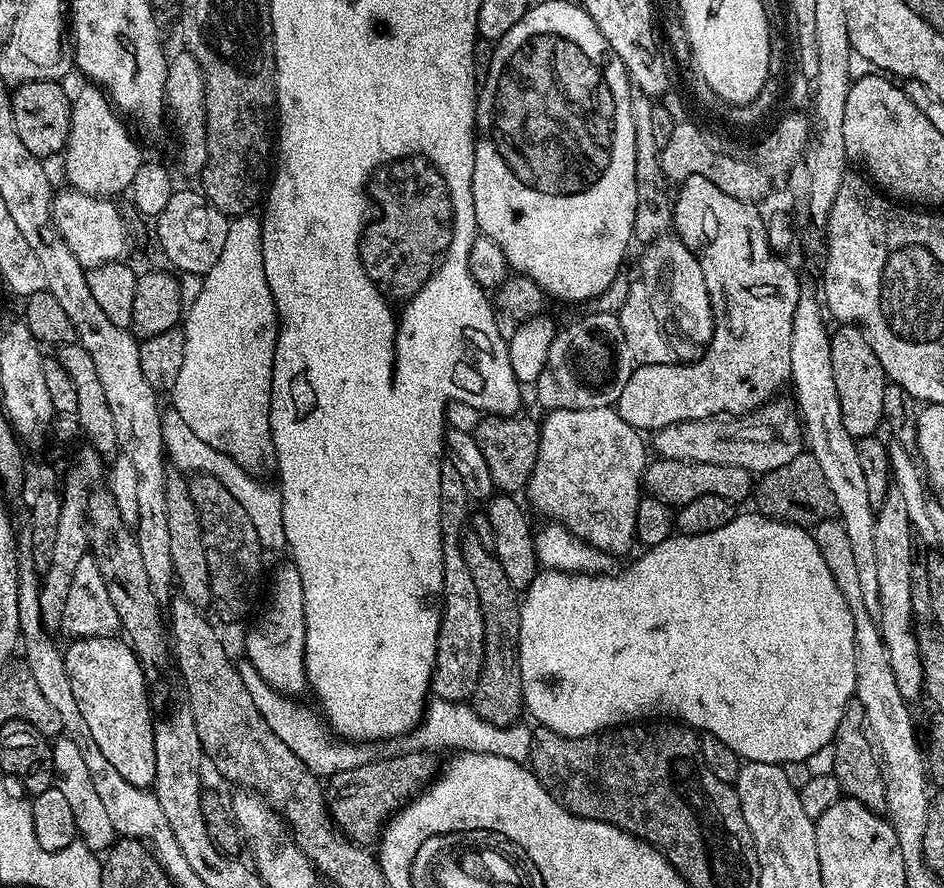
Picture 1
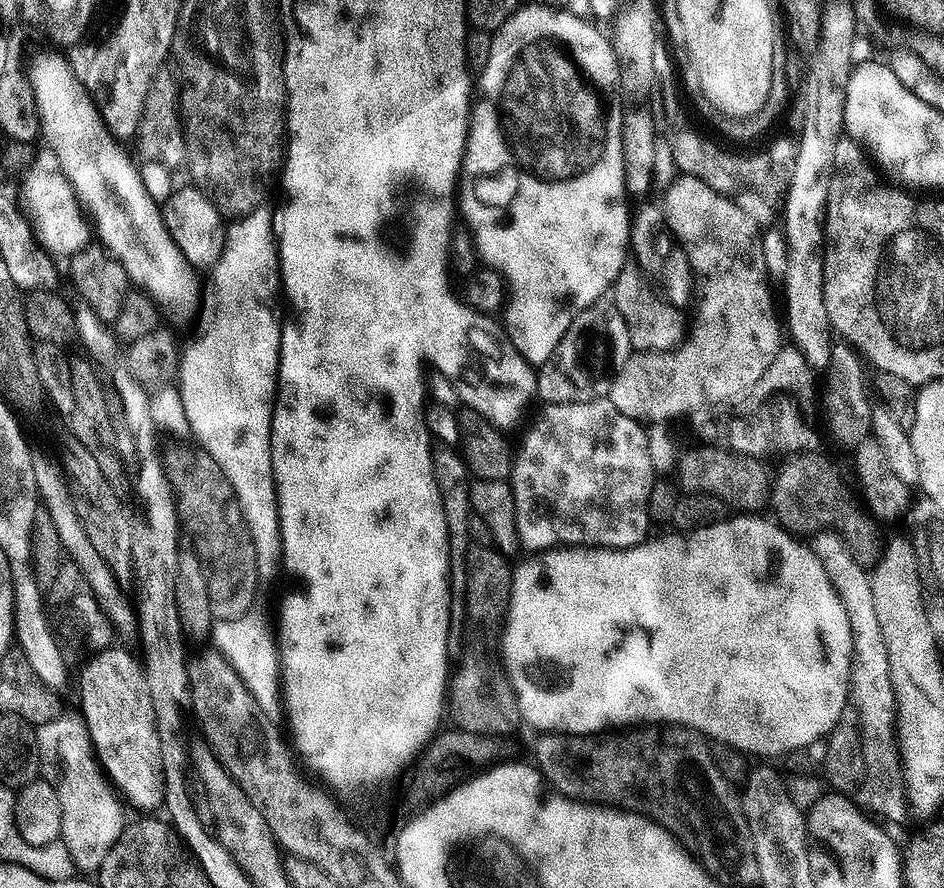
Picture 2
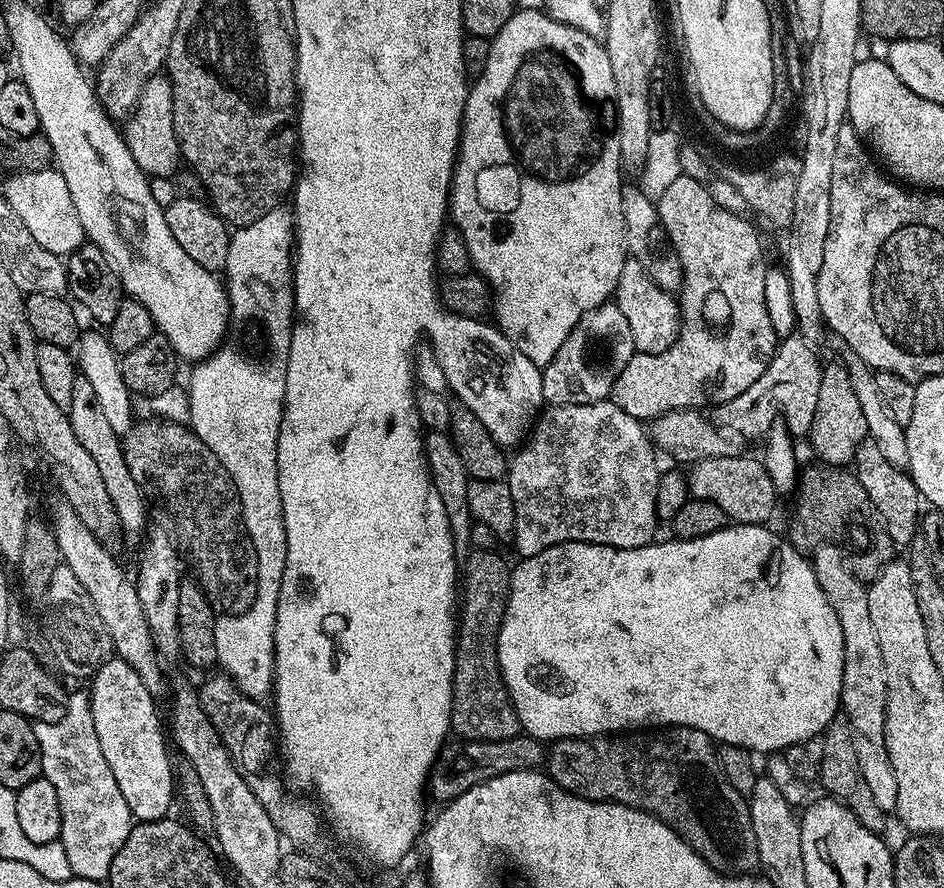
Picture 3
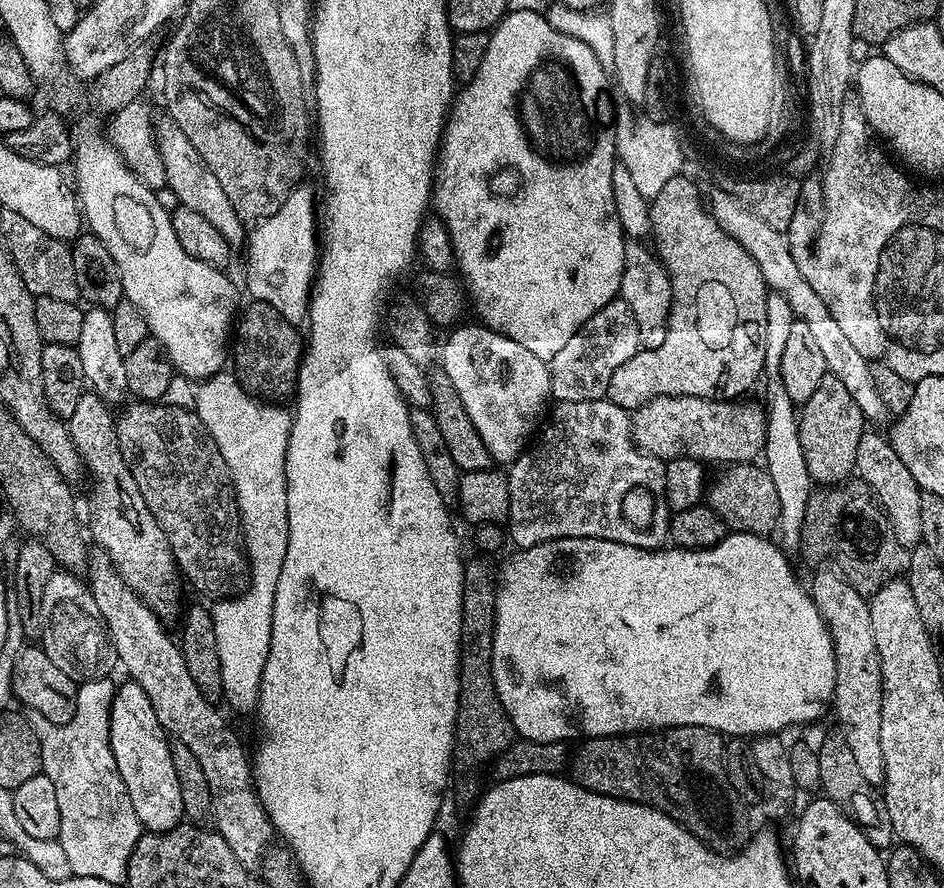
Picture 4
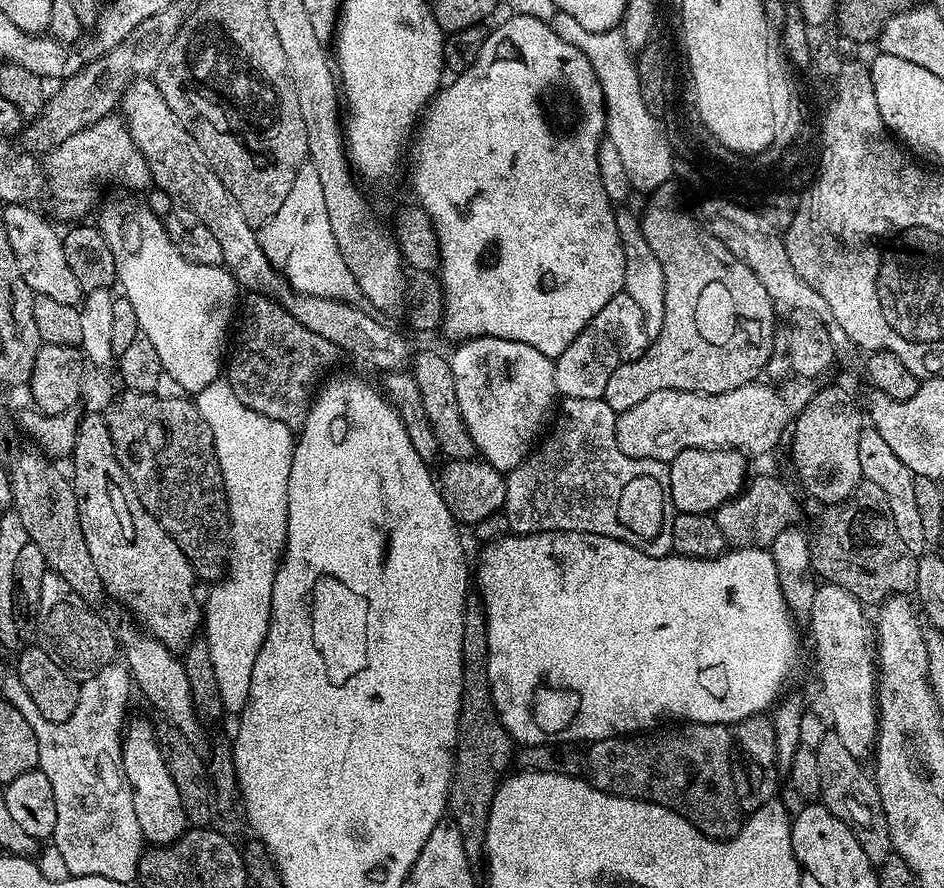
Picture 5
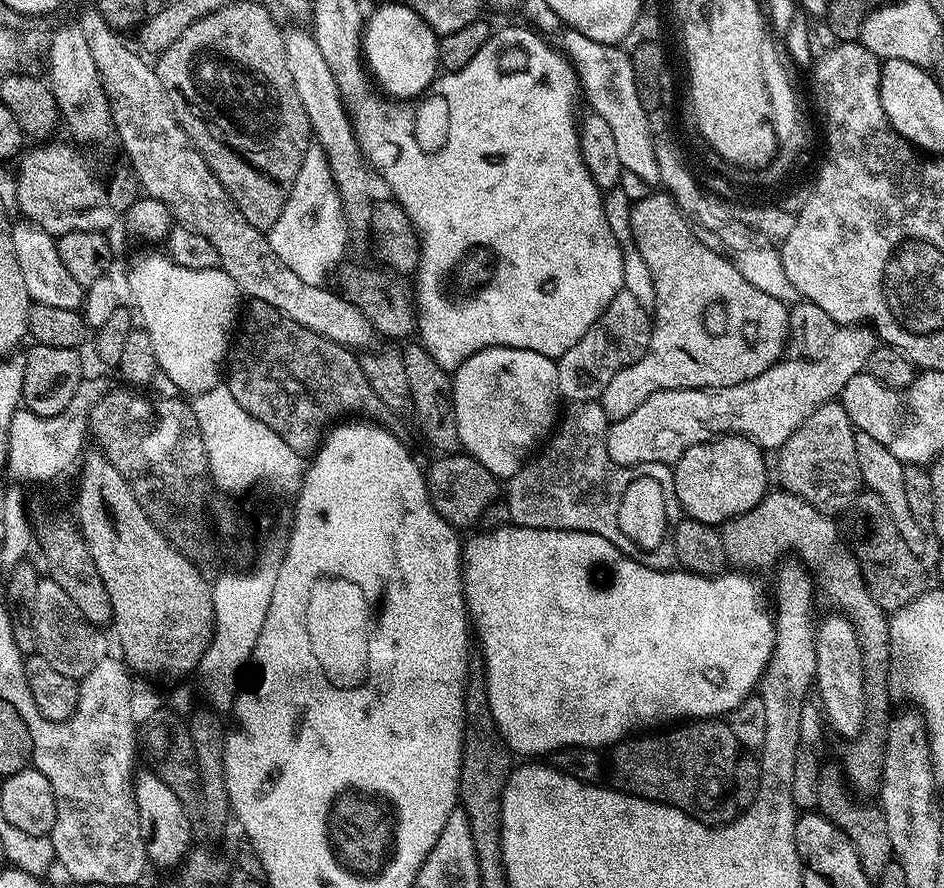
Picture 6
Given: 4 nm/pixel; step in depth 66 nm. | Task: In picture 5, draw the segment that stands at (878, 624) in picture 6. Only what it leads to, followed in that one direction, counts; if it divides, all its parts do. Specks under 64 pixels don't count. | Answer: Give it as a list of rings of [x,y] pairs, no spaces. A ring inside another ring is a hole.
[[[753,475],[751,479],[745,483],[744,489],[742,489],[733,500],[727,500],[726,503],[720,508],[717,508],[714,513],[725,541],[727,541],[733,549],[771,546],[774,538],[778,534],[782,534],[782,532],[795,521],[792,520],[796,516],[795,494],[776,476],[755,476],[756,475]]]

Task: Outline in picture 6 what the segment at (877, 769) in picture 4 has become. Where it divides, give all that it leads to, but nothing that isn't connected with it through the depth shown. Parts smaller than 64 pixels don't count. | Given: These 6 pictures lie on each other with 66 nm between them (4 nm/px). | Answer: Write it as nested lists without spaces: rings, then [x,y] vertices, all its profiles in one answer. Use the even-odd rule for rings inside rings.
[[[828,614],[816,628],[815,691],[820,691],[819,703],[843,738],[855,738],[866,727],[866,701],[864,699],[864,659],[860,653],[858,634],[851,620],[843,614]]]

